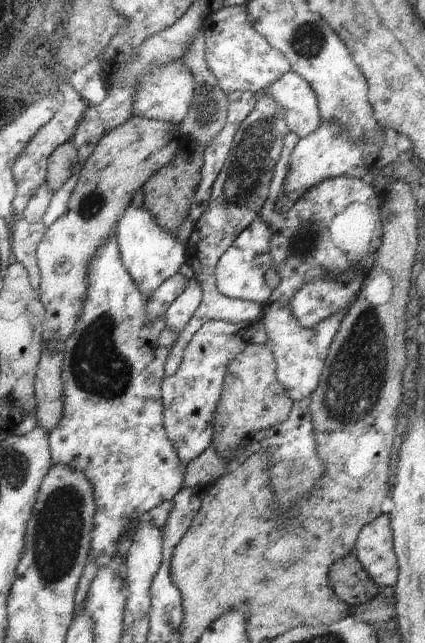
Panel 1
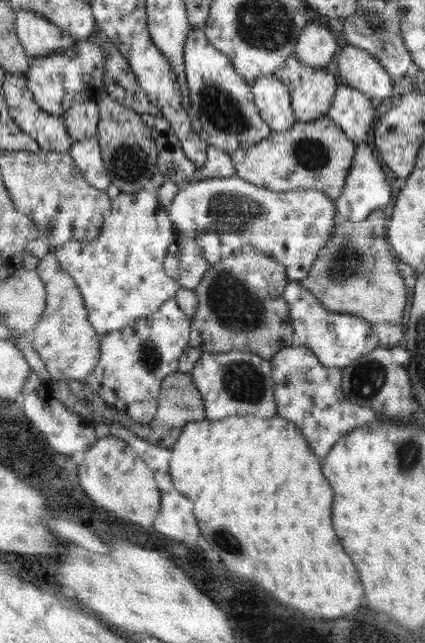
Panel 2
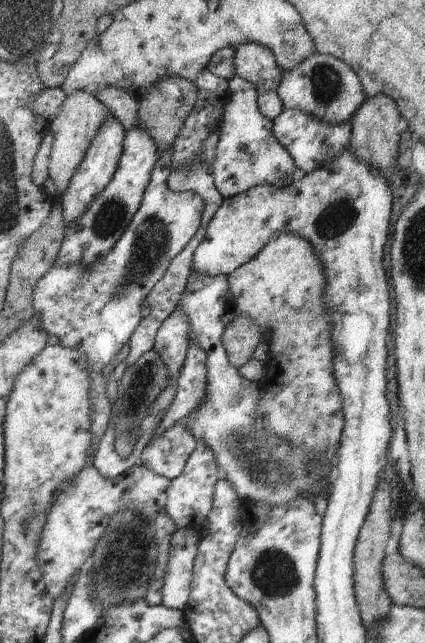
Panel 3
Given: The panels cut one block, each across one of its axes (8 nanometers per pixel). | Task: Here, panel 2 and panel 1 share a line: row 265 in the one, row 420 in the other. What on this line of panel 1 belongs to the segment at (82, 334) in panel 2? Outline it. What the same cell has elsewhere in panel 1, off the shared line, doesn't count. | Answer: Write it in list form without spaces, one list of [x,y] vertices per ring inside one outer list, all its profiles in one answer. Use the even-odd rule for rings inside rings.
[[[134,116],[107,132],[82,167],[71,192],[68,210],[47,227],[44,238],[38,244],[36,258],[41,278],[37,293],[45,308],[46,330],[42,333],[42,351],[34,379],[37,402],[34,415],[38,427],[46,432],[58,428],[64,412],[64,348],[76,328],[86,300],[88,262],[108,236],[116,234],[120,217],[130,208],[134,195],[143,190],[144,184],[156,172],[172,162],[181,139],[179,125]]]

